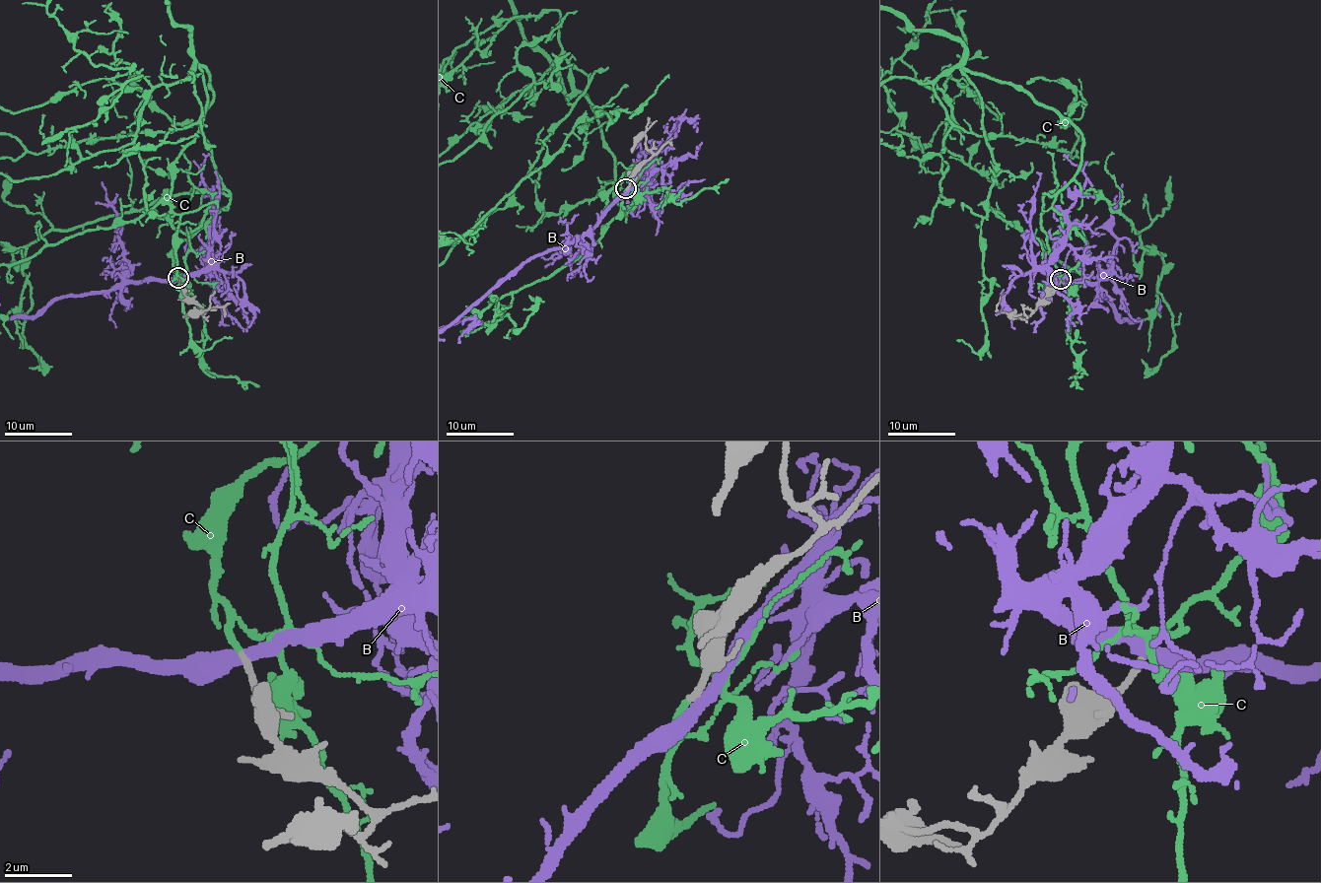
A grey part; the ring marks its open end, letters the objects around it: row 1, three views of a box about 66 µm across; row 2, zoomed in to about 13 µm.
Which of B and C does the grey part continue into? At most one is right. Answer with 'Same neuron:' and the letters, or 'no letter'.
Same neuron: C

